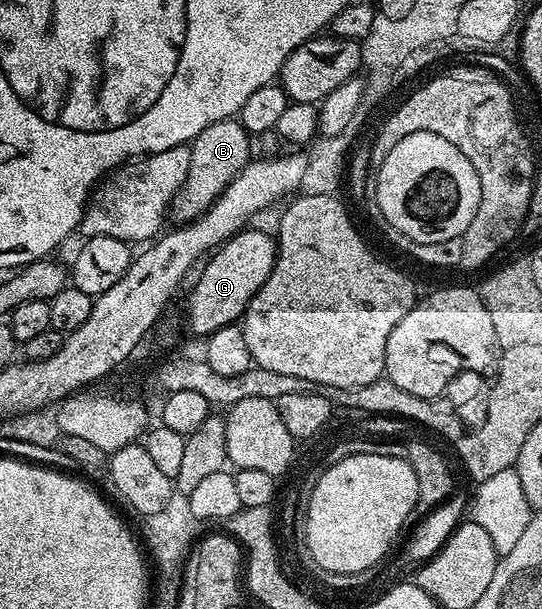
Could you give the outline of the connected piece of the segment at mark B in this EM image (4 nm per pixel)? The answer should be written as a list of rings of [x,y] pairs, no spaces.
[[[229,119],[204,128],[190,143],[191,161],[185,183],[175,194],[170,215],[178,223],[187,223],[200,217],[212,206],[222,191],[237,177],[251,160],[251,134],[245,131],[239,120]]]

